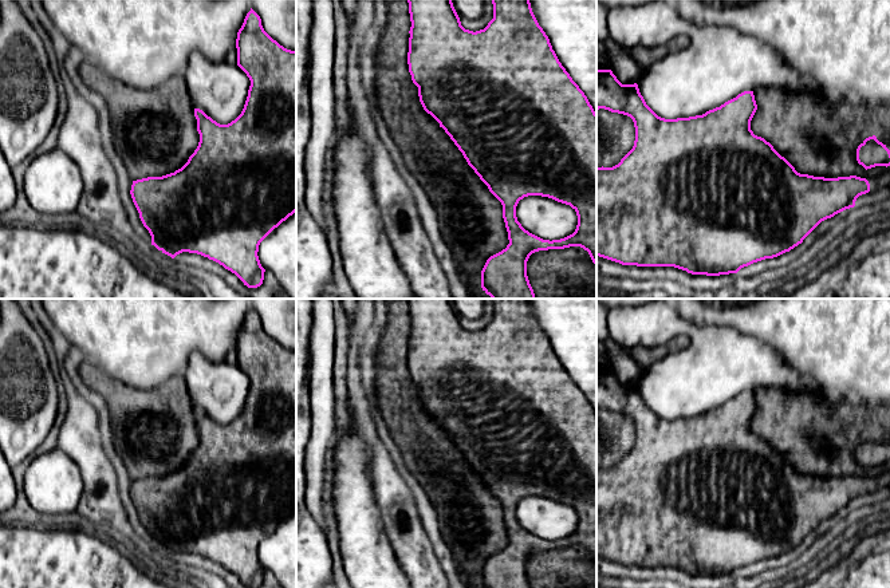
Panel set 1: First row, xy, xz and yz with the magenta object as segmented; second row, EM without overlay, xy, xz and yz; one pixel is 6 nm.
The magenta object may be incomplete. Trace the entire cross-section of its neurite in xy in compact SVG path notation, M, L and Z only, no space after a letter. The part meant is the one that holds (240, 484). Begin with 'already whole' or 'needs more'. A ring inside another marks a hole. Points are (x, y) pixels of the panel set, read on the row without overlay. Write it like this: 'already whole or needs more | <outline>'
already whole | M251 308L247 313L236 339L237 366L251 380L248 396L241 414L228 425L220 425L208 417L202 410L194 409L200 442L188 462L174 473L162 477L147 477L133 481L131 498L139 513L143 526L151 536L151 545L162 553L174 559L182 552L197 553L222 565L235 573L248 588L257 588L263 584L265 569L261 567L257 552L260 542L283 521L296 512L296 351L291 351L273 340L263 328L260 316Z

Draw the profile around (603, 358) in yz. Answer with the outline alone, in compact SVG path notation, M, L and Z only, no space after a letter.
M596 340L596 368L610 370L610 366L611 366L611 354L607 346Z

